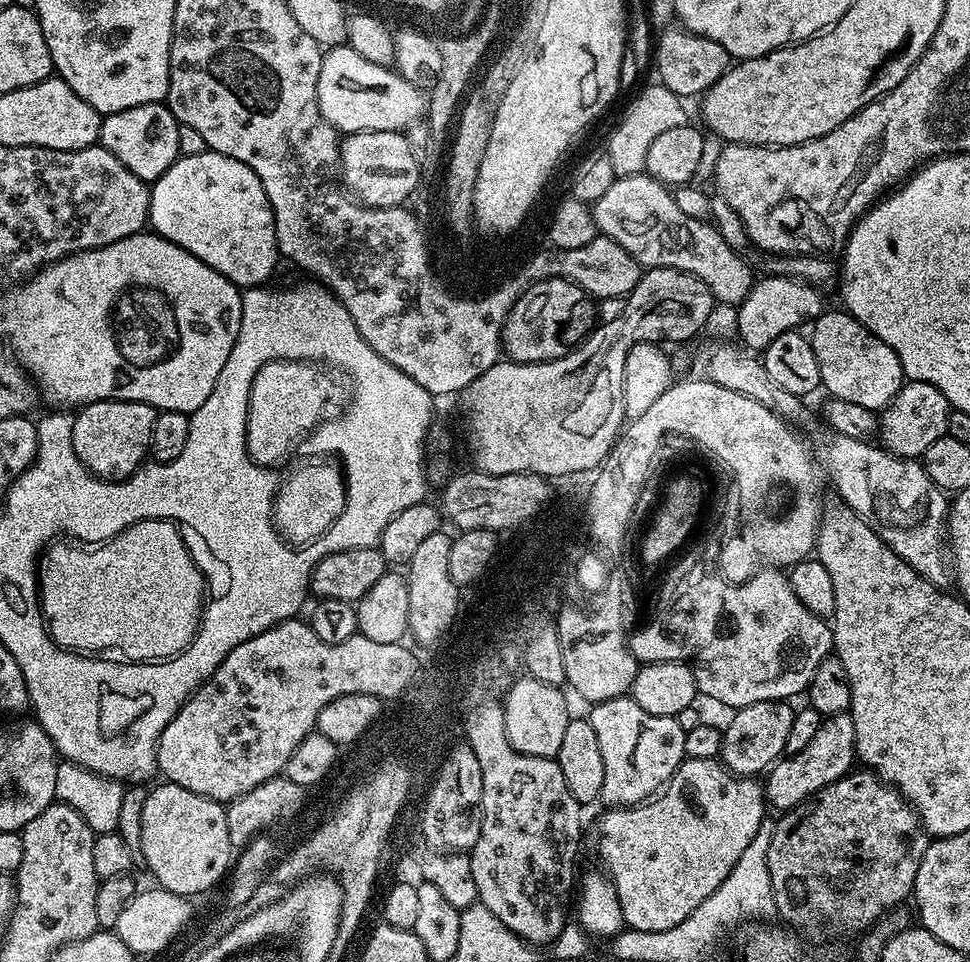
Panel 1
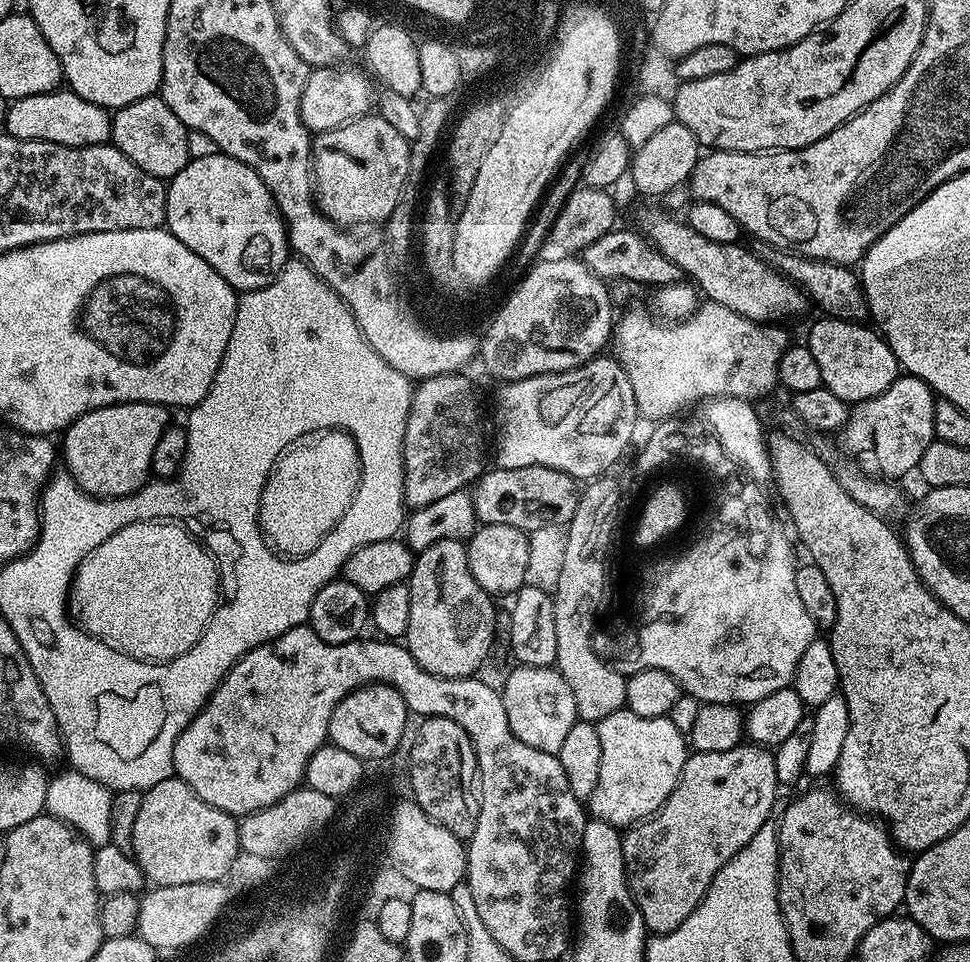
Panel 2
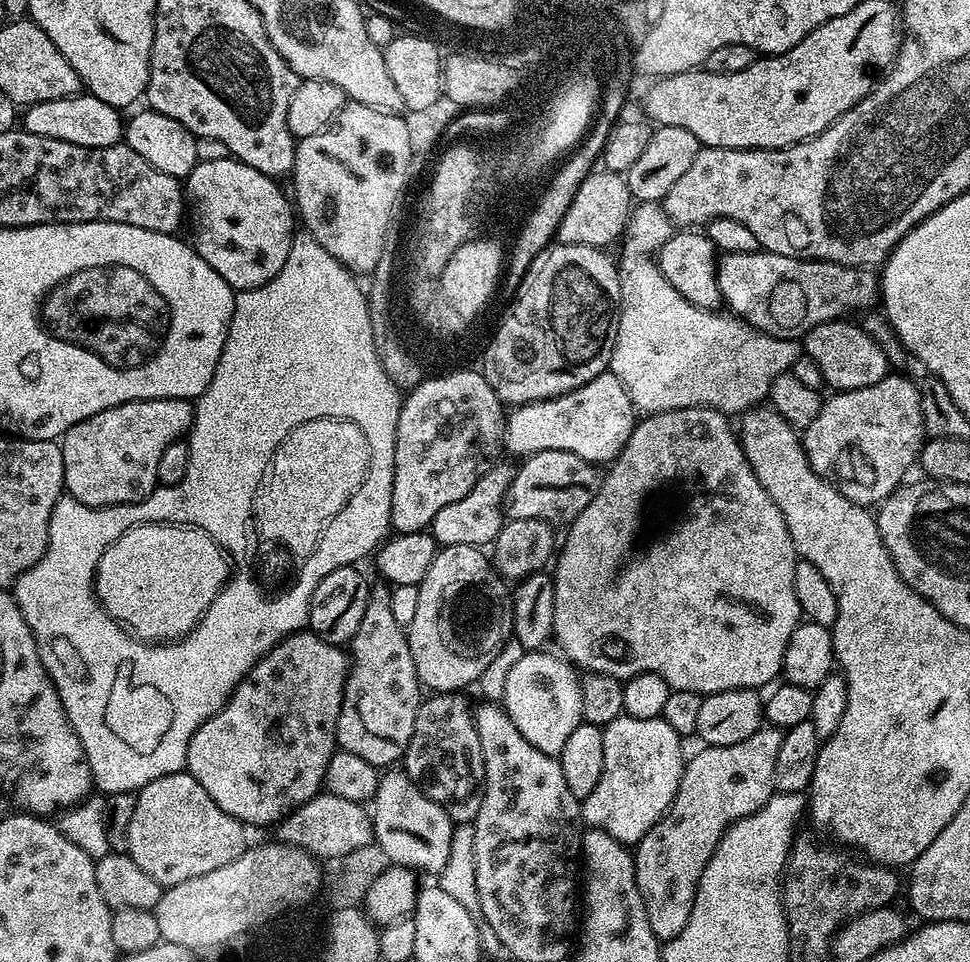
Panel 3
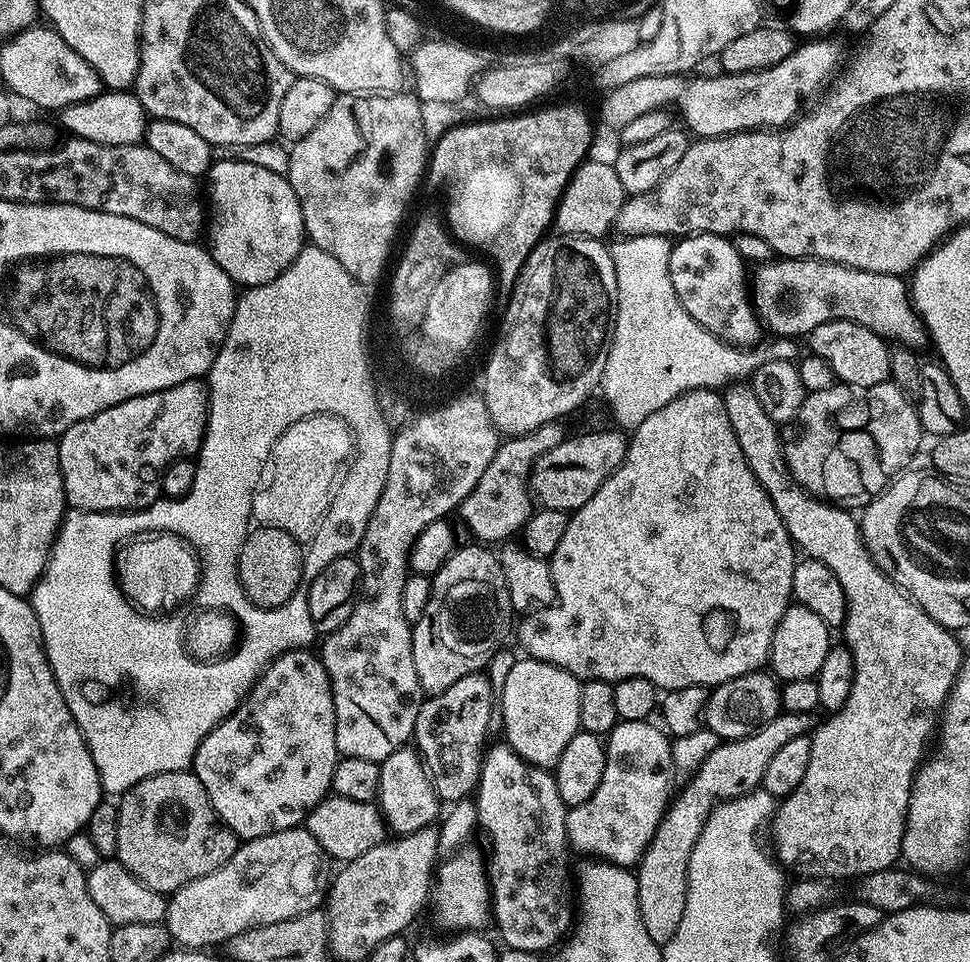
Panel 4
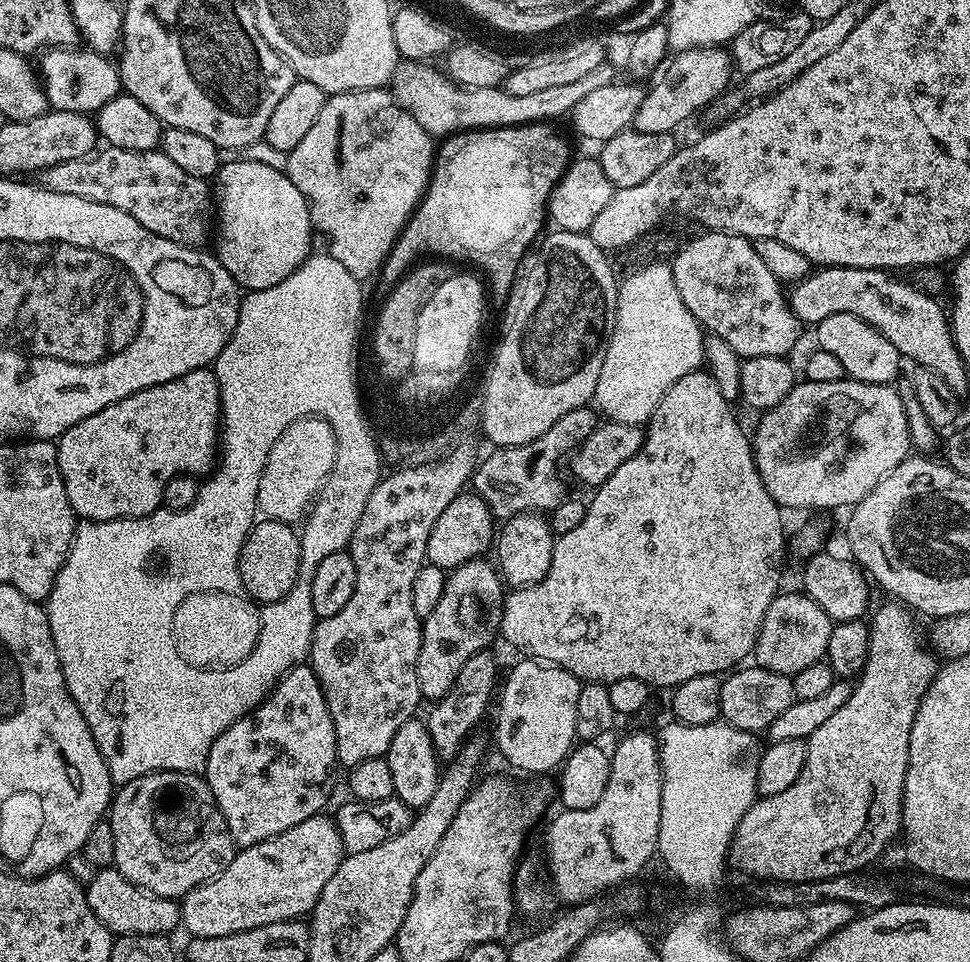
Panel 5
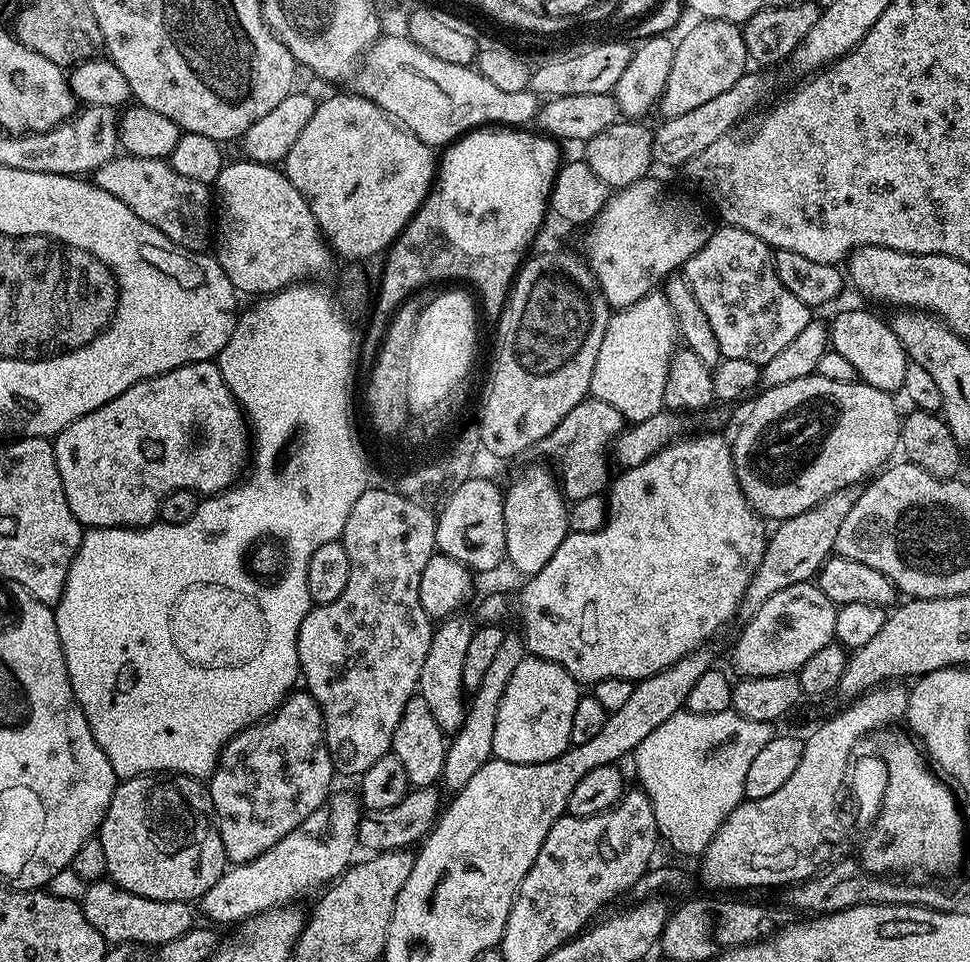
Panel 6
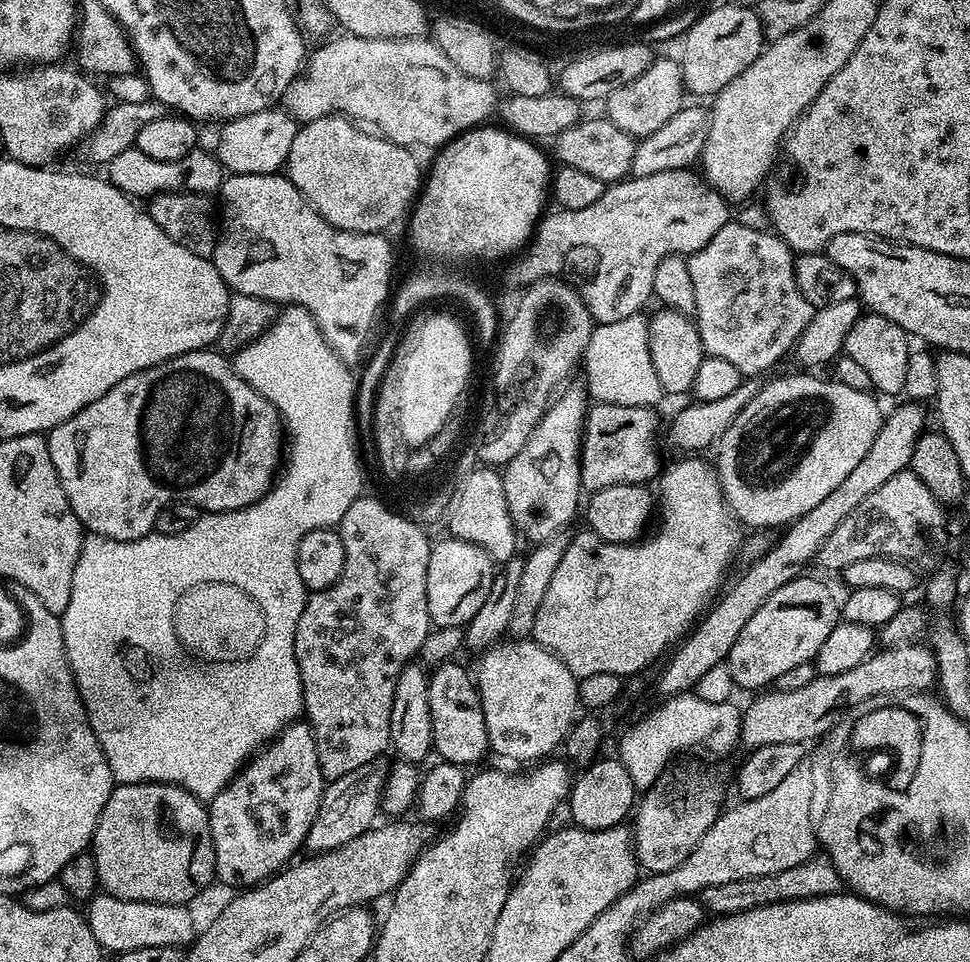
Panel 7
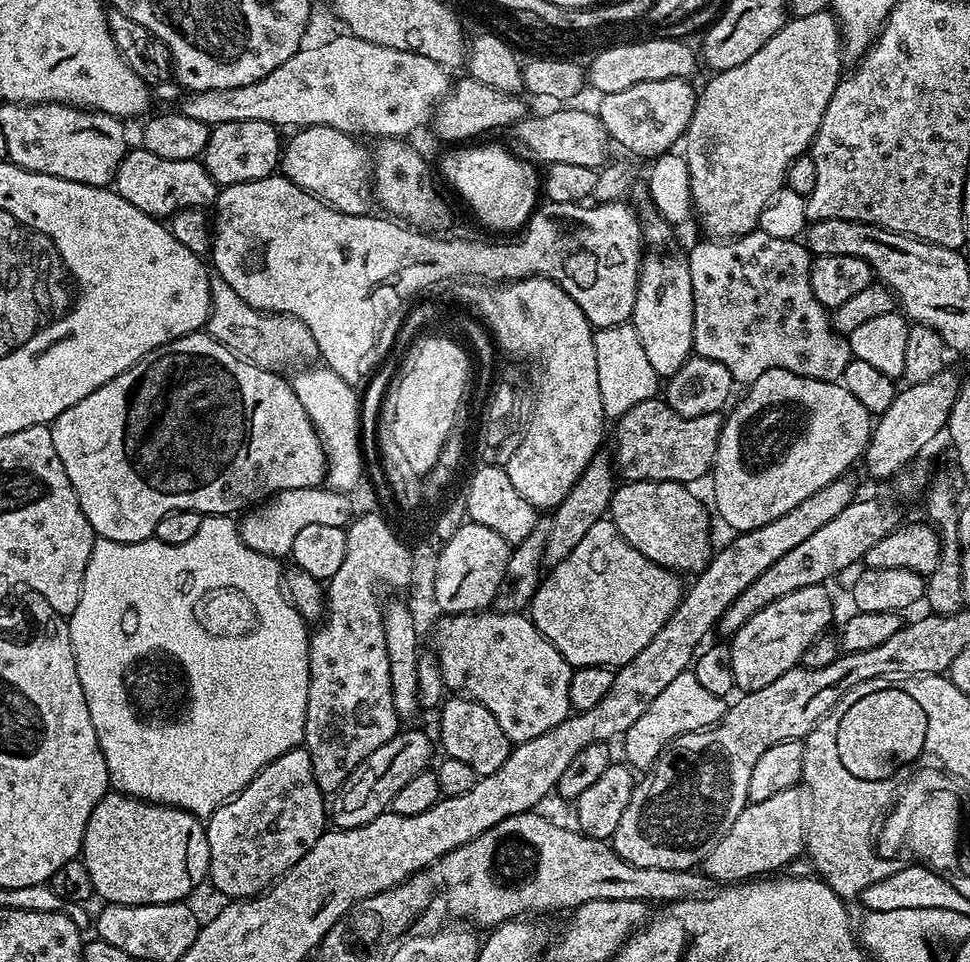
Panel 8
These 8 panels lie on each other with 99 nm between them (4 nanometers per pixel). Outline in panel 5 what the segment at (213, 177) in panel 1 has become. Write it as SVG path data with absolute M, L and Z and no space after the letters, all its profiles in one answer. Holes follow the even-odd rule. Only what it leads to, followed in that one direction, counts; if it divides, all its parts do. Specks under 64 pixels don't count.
M260 160L221 163L214 177L214 220L218 225L214 255L244 290L257 292L278 286L313 251L314 229L306 198L290 182L287 171L279 172Z

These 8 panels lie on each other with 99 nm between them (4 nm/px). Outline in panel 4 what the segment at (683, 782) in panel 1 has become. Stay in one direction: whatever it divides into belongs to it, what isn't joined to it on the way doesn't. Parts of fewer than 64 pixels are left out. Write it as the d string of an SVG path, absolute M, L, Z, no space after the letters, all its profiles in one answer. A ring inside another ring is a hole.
M781 710L749 736L717 743L716 749L691 773L692 781L681 792L679 789L675 793L654 838L648 843L644 857L635 869L642 922L646 925L646 934L650 934L656 944L668 944L682 923L682 914L686 910L688 863L712 809L725 800L733 800L761 787L770 758L774 758L774 754L778 754L779 748L786 746L786 742L809 735L814 728L812 719L809 713L794 714Z

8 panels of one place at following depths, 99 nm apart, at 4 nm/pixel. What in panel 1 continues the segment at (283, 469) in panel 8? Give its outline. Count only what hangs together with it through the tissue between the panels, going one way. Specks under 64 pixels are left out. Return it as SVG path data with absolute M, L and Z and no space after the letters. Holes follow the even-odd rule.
M99 400L83 405L77 412L72 416L74 454L102 480L133 476L149 455L150 430L154 430L157 409L133 400Z

